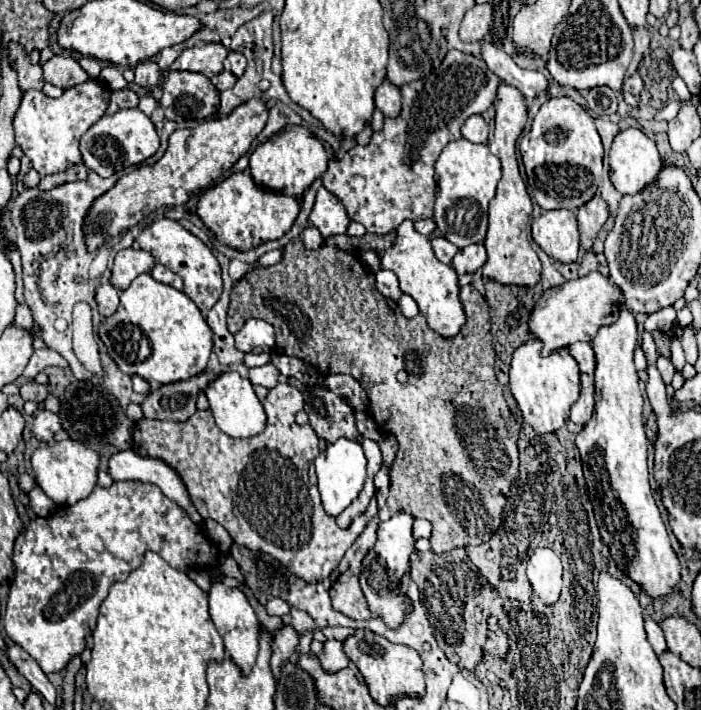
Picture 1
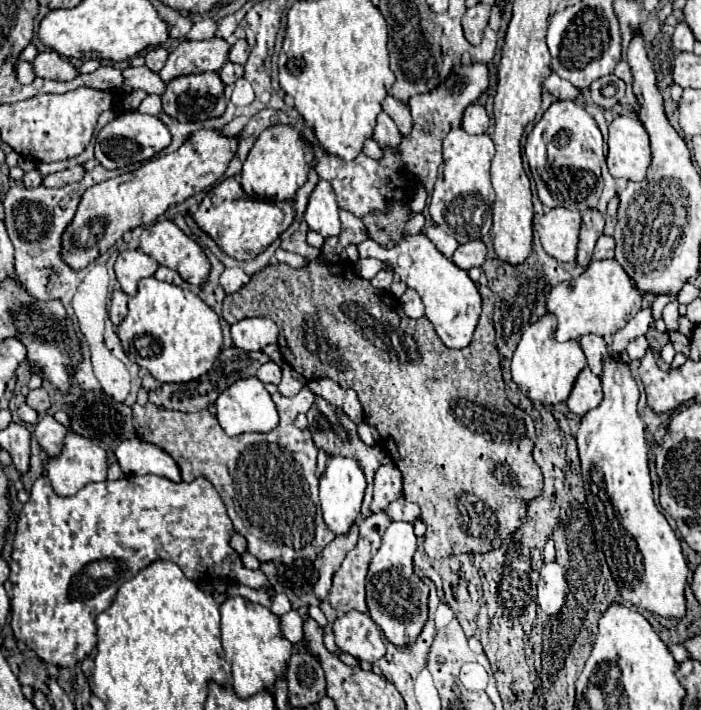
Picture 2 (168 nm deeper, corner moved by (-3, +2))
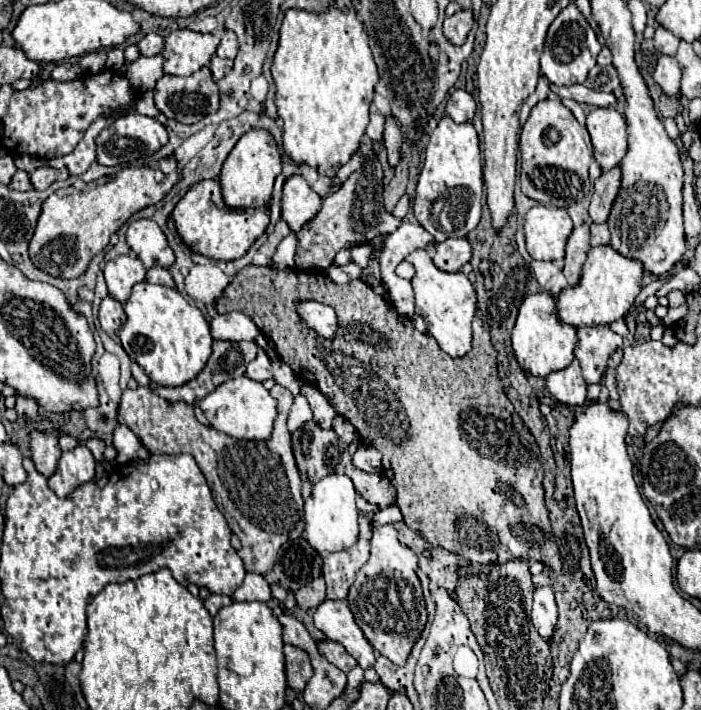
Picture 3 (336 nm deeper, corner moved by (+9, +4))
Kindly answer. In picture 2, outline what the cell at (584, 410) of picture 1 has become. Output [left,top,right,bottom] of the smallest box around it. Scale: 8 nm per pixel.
[566,368,602,416]

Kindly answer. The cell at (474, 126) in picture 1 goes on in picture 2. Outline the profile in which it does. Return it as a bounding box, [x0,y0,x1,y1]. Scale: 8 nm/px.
[462,104,488,134]

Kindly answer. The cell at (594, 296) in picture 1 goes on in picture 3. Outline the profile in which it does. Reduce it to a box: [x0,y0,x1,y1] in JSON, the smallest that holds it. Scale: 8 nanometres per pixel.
[556,246,644,328]

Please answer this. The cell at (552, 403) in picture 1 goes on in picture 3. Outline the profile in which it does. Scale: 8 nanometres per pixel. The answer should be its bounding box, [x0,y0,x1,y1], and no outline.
[512,292,578,378]

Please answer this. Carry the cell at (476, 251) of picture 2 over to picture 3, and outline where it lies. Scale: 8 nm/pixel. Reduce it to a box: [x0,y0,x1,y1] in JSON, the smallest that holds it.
[434,238,472,272]

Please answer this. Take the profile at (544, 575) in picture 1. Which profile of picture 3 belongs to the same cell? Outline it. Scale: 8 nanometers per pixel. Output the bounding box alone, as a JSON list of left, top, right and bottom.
[530,586,558,640]

